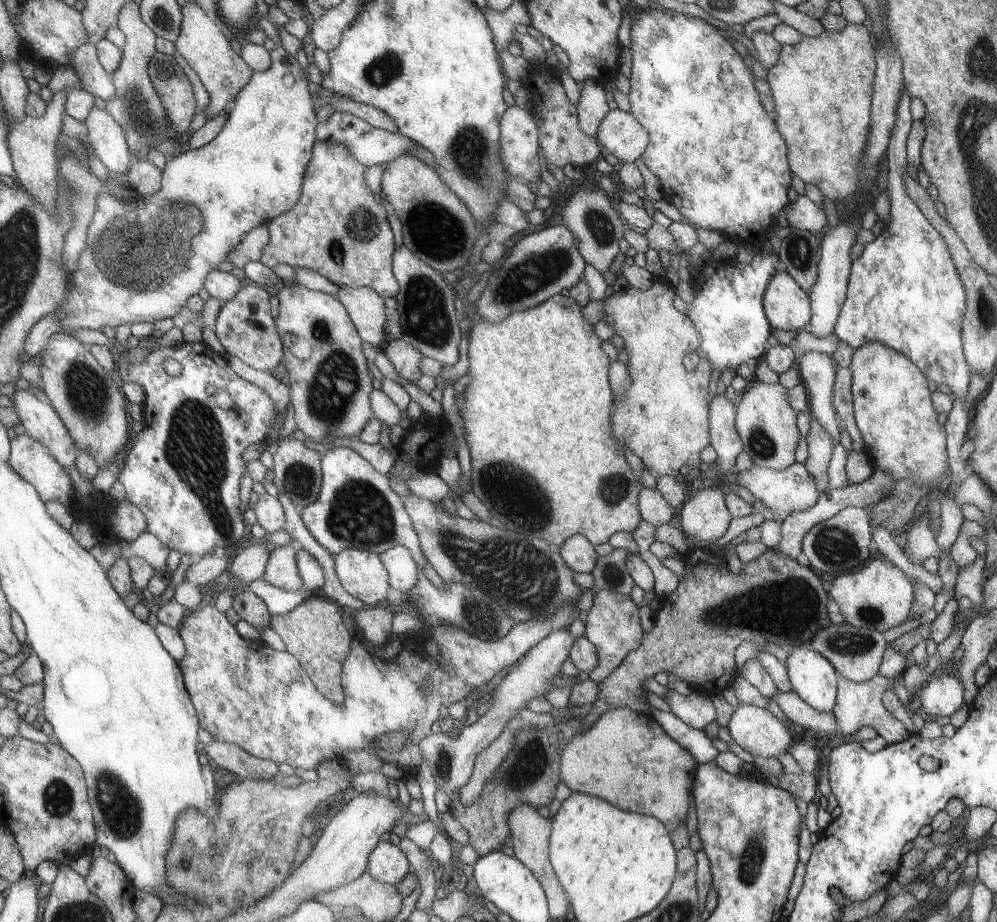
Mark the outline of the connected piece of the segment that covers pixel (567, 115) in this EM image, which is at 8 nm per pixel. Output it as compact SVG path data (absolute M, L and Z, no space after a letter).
M529 63L528 78L523 88L530 92L529 110L540 119L538 128L539 148L542 149L546 163L563 169L568 164L574 167L588 167L600 158L600 146L594 137L584 134L578 122L578 107L573 106L565 94L560 77L546 64Z

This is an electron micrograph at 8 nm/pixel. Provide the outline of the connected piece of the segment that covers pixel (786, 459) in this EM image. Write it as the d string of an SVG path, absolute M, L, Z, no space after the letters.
M757 380L739 395L736 403L735 428L755 466L783 470L794 463L798 447L796 412L788 402L787 388L782 384L763 384Z

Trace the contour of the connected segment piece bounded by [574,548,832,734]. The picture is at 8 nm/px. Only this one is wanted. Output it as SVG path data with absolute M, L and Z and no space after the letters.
M691 548L690 552L684 556L683 560L686 568L685 578L679 580L678 588L676 588L675 592L672 592L670 596L661 598L660 609L655 612L654 628L652 628L650 632L644 632L642 643L633 652L630 652L626 658L624 658L624 661L620 664L620 667L617 670L614 670L612 674L599 684L600 691L598 699L592 704L592 708L590 708L588 716L582 717L582 724L574 724L574 734L576 734L576 732L584 733L587 729L591 729L595 726L598 718L603 717L608 710L616 709L617 707L627 707L631 710L638 711L639 713L652 715L653 707L648 703L645 683L661 671L678 675L680 680L686 681L693 690L699 690L709 695L718 694L730 689L731 684L733 684L734 679L736 678L738 670L734 656L735 651L738 649L740 644L748 642L755 643L756 645L762 647L766 642L776 644L777 646L785 644L789 649L803 647L807 646L807 644L817 636L822 628L828 627L832 624L829 618L828 608L826 608L826 606L828 606L829 593L824 590L824 584L822 584L820 576L818 576L818 574L814 574L814 570L812 568L806 568L806 566L800 565L794 559L782 557L772 552L765 552L759 558L756 558L746 564L744 563L740 574L731 573L727 568L726 560L724 558L718 558L715 552L706 548Z

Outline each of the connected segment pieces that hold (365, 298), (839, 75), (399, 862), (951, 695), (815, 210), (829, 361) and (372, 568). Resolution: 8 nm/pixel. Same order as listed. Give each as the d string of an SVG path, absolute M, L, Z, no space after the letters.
M340 287L336 298L347 308L356 330L363 336L364 343L380 348L384 342L384 300L367 287Z
M848 23L840 32L824 29L822 36L802 35L796 46L783 45L782 56L768 71L767 81L776 106L772 114L776 114L780 134L787 138L792 170L798 178L817 186L825 198L834 202L854 195L860 188L860 162L871 136L870 100L874 100L872 82L877 69L876 59L870 30L863 24Z
M380 842L368 860L367 872L373 880L396 887L410 872L406 854L391 842Z
M943 674L926 682L916 697L920 699L920 713L926 719L950 717L965 703L964 688L958 677Z
M800 195L784 208L788 227L818 233L827 224L824 209L806 195Z
M816 351L805 352L798 365L801 383L806 388L807 406L810 416L822 424L840 442L840 432L836 424L833 408L833 385L835 366L831 355Z
M348 548L334 558L336 575L348 594L368 607L385 605L389 572L377 553Z

